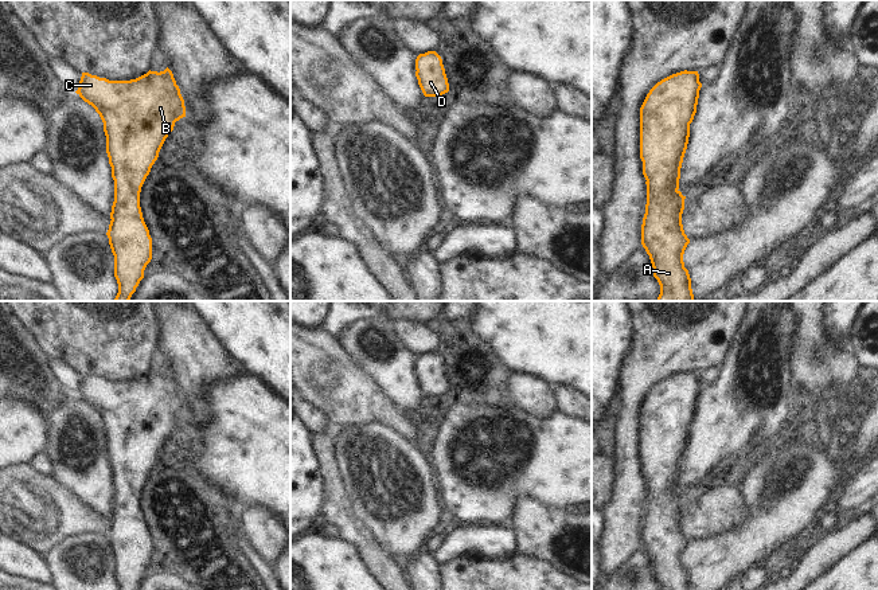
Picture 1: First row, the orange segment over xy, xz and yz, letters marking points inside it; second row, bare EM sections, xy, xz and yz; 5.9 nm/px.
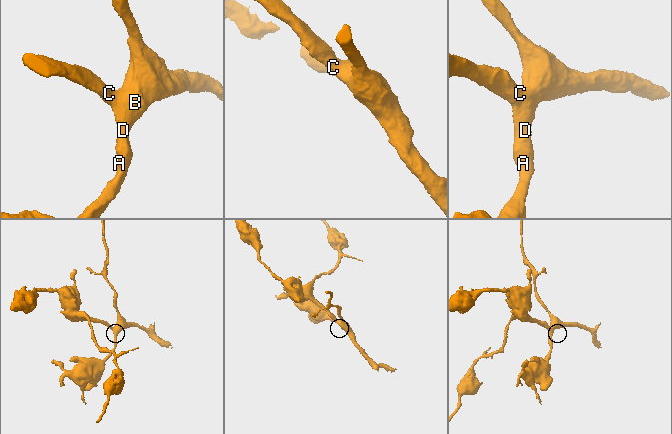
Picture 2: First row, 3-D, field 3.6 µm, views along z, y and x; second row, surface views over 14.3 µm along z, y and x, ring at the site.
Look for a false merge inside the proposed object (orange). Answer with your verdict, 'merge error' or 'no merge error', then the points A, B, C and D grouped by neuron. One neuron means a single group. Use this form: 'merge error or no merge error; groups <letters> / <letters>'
no merge error; groups A B C D

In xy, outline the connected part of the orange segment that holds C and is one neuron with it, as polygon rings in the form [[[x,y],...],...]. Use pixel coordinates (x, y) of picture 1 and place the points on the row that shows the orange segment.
[[[168,67],[160,73],[149,70],[130,81],[109,81],[82,73],[75,93],[95,109],[104,122],[106,153],[114,180],[112,220],[106,233],[114,255],[114,277],[118,284],[114,301],[129,301],[152,259],[152,238],[140,207],[141,187],[175,122],[186,117],[184,99]]]

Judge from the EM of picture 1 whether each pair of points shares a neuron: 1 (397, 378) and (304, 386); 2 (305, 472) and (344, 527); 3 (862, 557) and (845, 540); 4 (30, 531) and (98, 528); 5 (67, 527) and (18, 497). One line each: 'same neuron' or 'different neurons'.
1: different neurons
2: different neurons
3: different neurons
4: same neuron
5: same neuron

